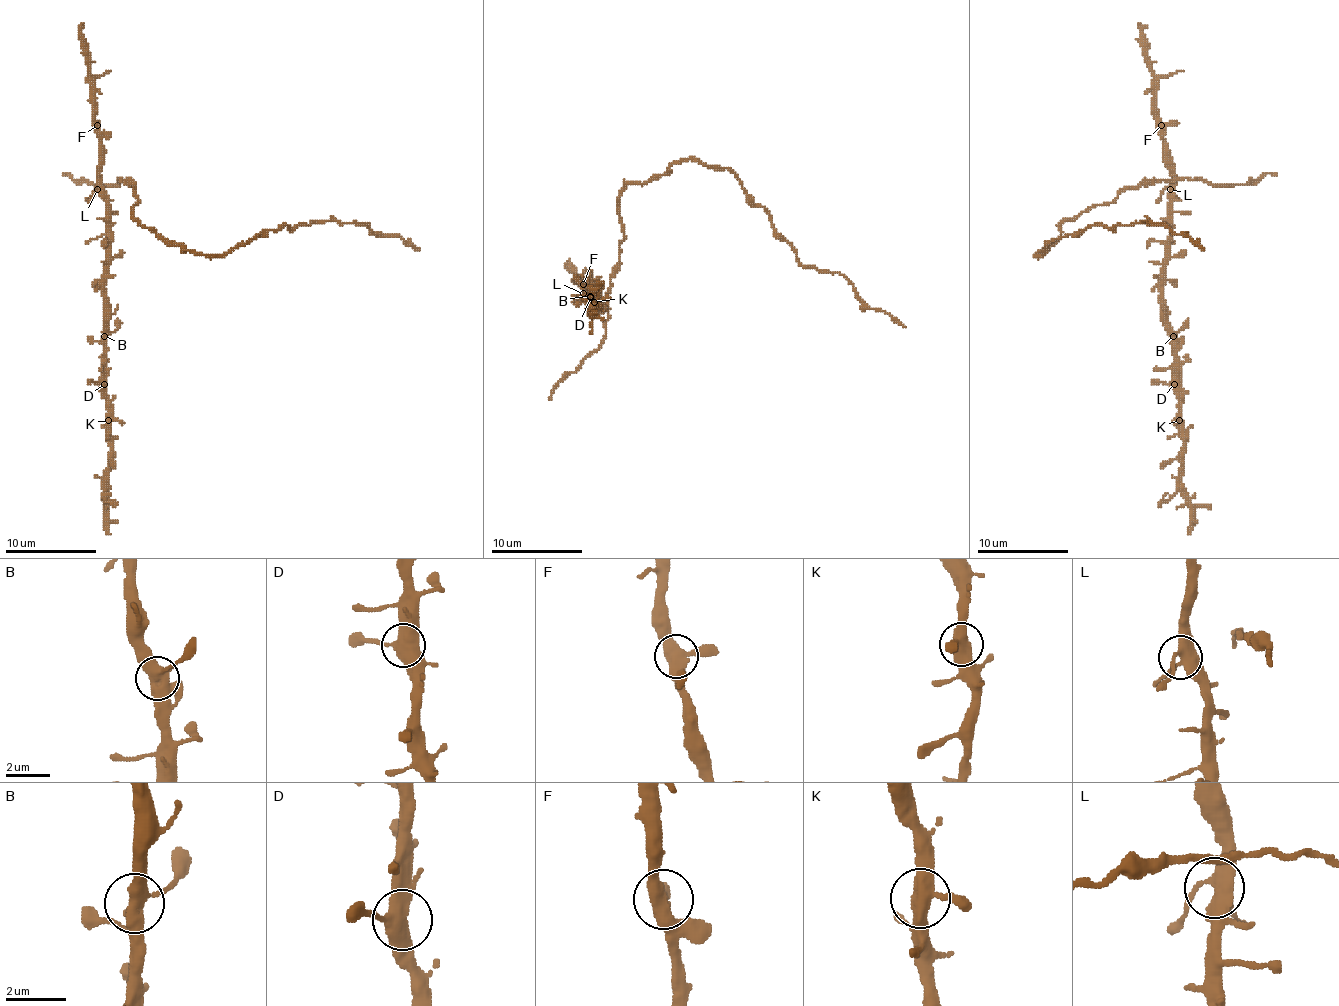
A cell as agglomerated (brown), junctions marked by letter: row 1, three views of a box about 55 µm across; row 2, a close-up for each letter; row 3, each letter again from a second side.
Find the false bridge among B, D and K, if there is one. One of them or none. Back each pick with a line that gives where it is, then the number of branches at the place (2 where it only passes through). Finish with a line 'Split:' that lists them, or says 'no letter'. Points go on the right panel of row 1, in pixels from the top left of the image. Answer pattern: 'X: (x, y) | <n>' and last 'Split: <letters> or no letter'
Split: no letter

